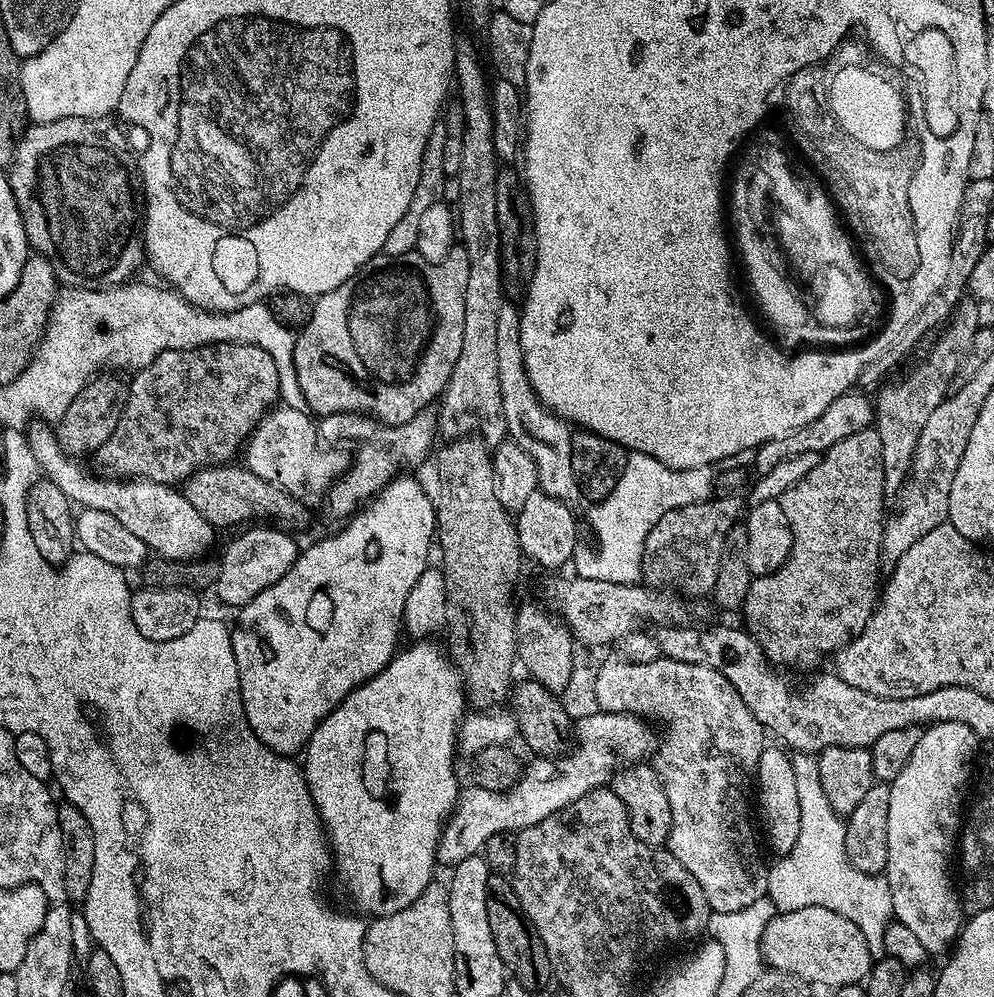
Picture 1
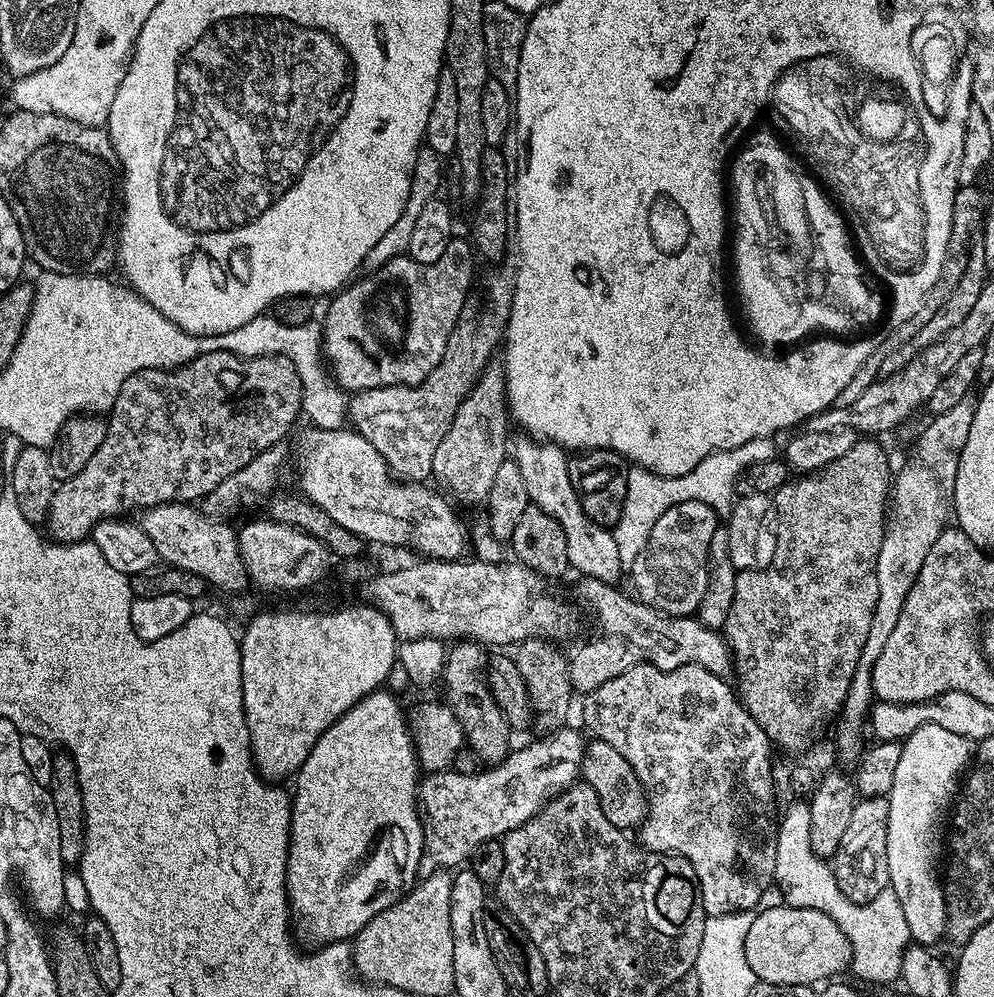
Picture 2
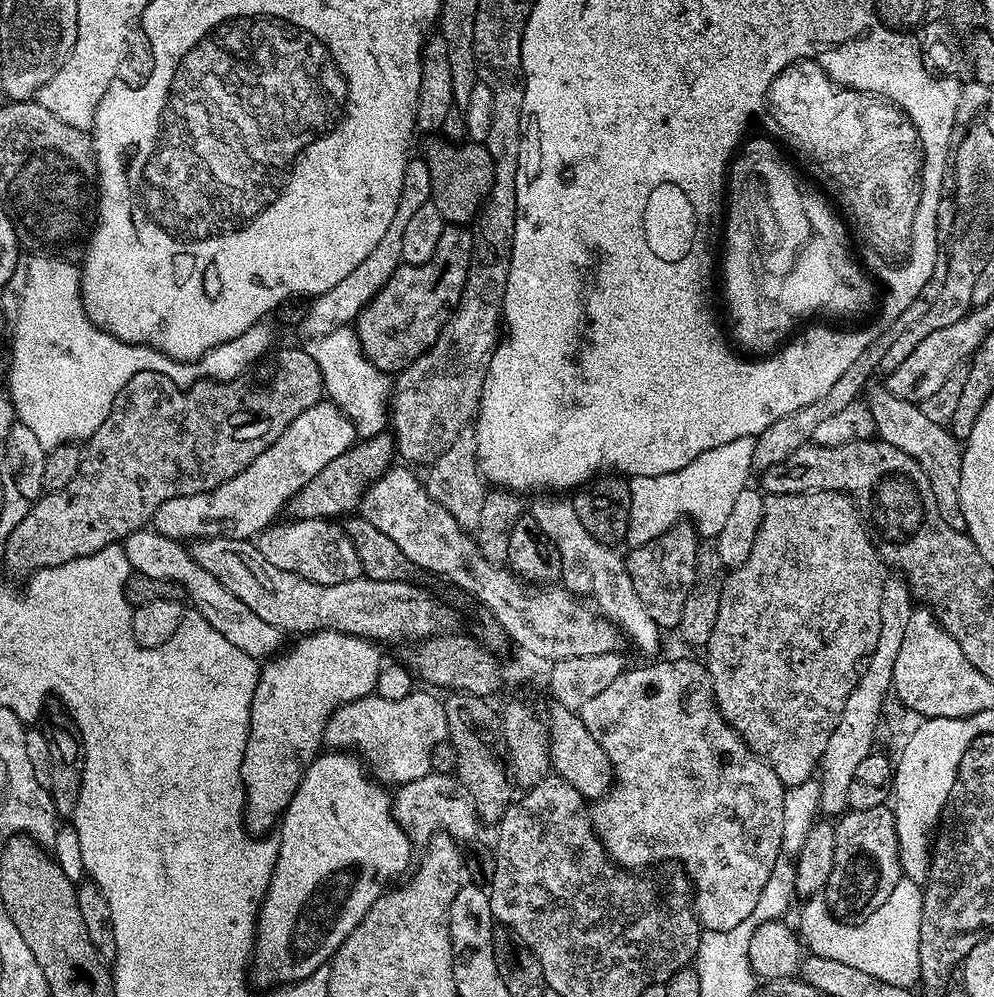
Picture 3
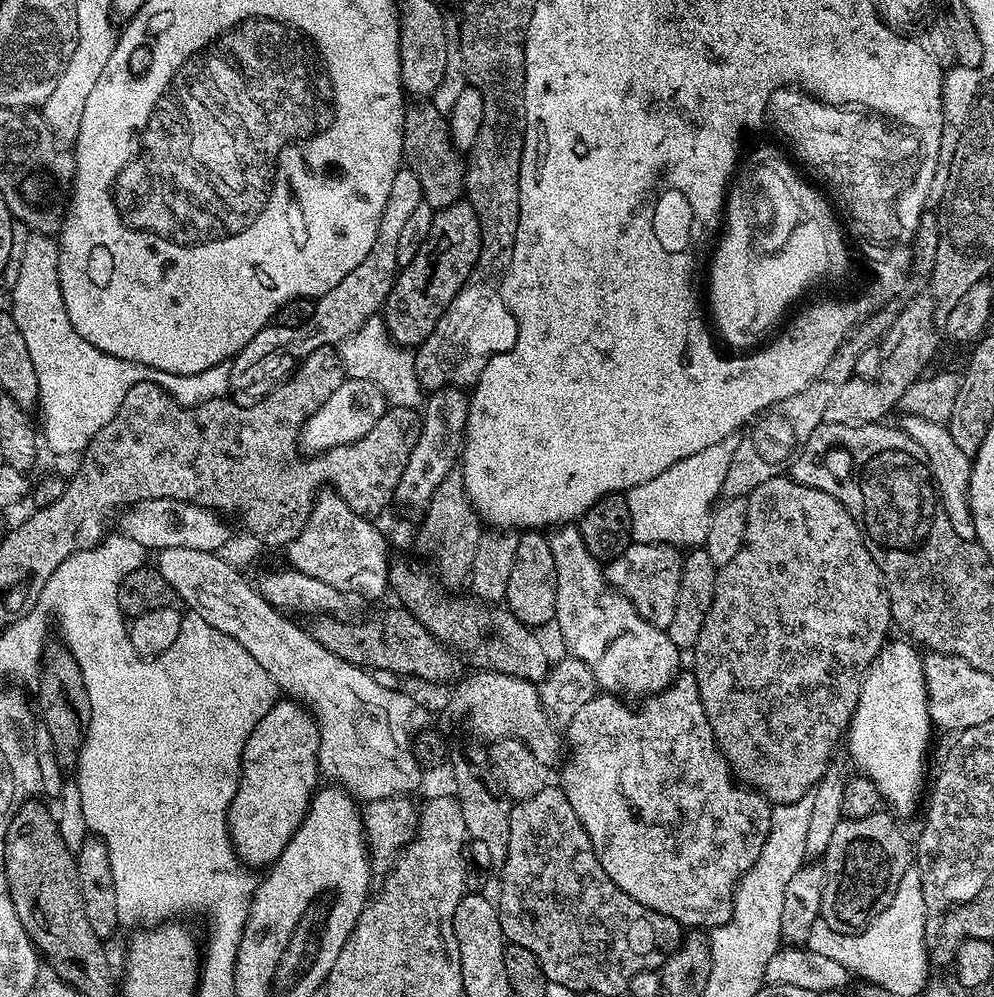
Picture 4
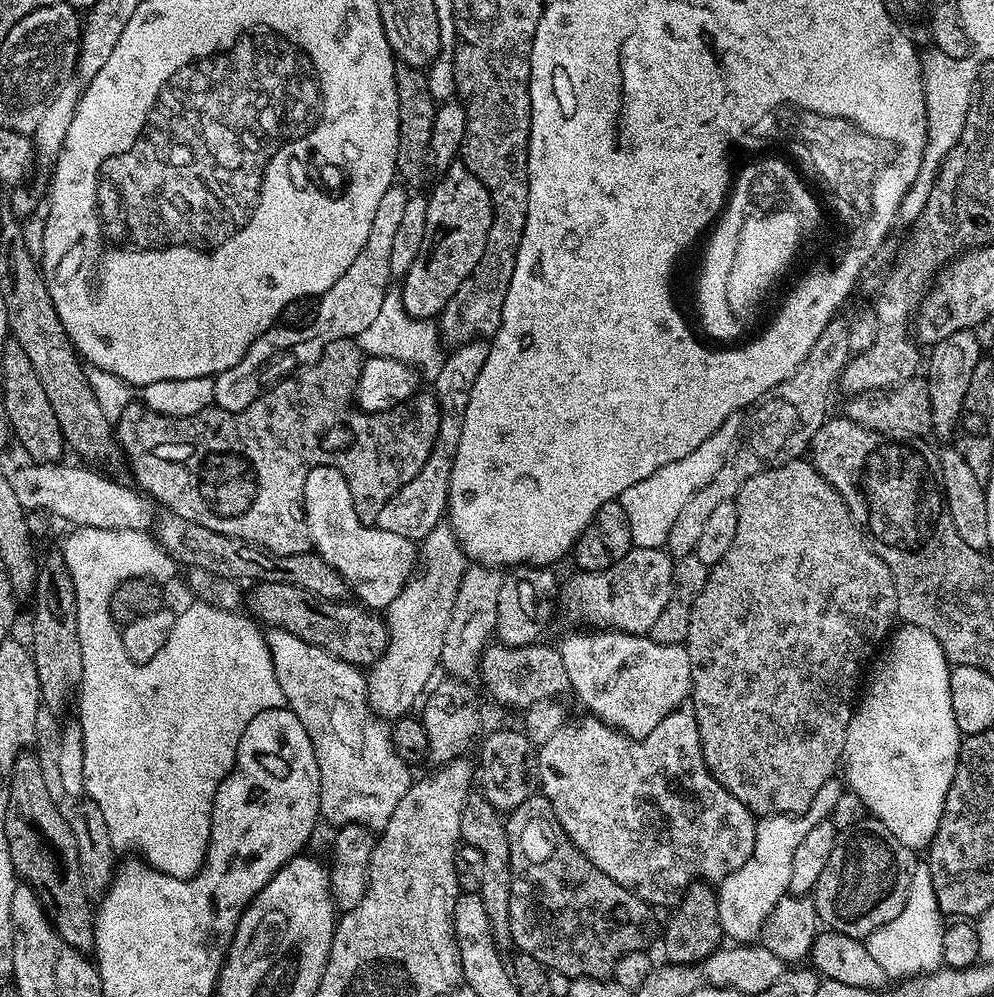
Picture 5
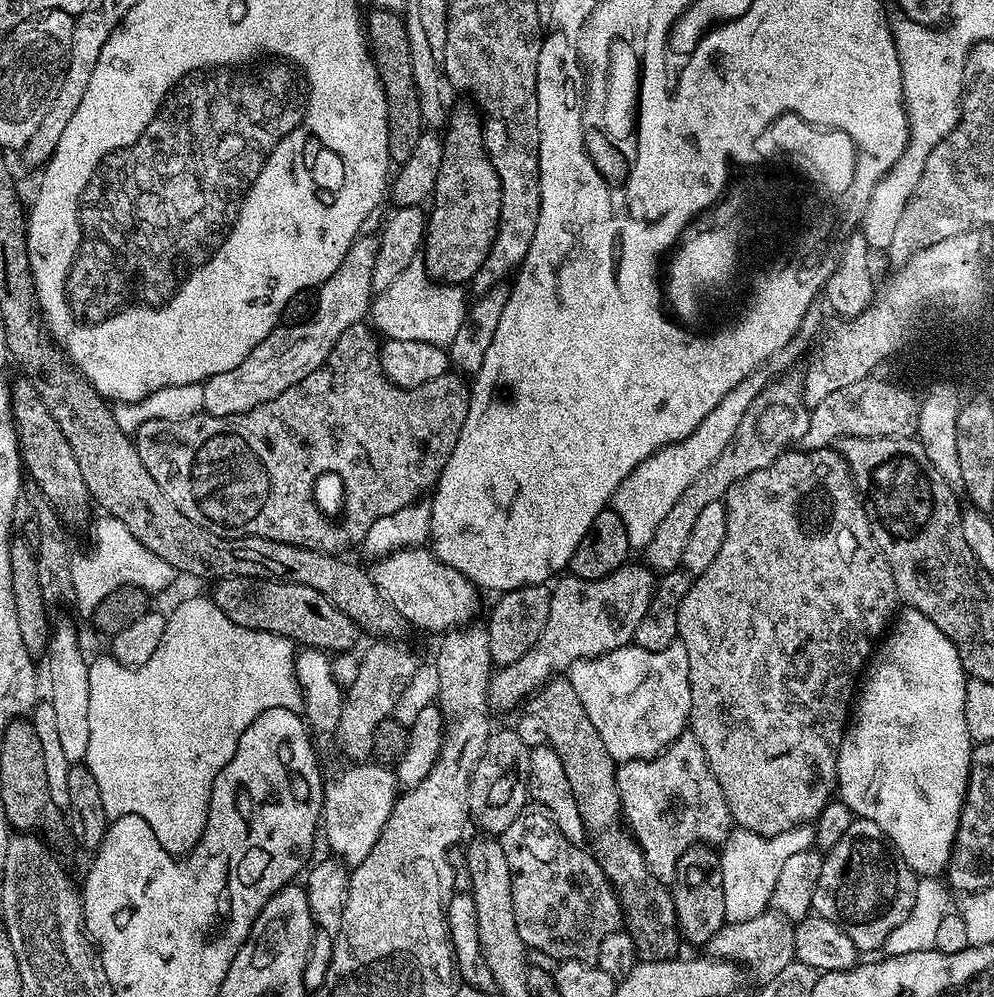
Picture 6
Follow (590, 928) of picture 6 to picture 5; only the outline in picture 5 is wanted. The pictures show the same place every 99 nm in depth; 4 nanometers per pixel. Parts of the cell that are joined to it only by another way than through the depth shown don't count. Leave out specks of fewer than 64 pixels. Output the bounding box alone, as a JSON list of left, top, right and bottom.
[506,794,653,980]

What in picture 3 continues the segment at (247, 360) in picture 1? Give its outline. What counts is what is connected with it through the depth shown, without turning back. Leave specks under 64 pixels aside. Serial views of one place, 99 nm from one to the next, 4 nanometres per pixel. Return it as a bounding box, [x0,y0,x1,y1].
[2,346,325,578]

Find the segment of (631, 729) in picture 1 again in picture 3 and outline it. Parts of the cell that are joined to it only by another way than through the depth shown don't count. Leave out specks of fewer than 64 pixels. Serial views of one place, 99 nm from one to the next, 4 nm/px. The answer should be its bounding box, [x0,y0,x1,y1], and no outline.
[392,773,480,842]

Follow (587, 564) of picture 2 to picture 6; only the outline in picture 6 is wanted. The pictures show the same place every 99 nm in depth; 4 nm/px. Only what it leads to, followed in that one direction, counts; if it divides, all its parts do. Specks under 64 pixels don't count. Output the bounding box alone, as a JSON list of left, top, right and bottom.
[570,642,692,761]

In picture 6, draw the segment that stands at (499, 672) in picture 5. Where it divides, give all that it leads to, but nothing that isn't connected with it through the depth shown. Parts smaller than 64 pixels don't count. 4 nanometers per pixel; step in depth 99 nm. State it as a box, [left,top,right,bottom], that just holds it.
[526,679,682,961]

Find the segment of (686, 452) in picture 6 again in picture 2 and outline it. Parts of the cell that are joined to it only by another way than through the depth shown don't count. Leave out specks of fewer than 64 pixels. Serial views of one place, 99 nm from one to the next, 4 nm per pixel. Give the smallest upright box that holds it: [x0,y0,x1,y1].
[611,436,777,566]

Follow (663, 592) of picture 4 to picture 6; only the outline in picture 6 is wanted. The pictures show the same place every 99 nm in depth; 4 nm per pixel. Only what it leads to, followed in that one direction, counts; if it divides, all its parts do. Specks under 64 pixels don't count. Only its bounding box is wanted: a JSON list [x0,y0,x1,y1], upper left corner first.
[488,562,658,709]

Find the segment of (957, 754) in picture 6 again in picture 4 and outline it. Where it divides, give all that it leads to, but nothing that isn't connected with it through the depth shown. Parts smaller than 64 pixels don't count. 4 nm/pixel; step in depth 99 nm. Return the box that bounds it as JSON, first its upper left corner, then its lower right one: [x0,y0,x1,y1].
[846,638,934,818]

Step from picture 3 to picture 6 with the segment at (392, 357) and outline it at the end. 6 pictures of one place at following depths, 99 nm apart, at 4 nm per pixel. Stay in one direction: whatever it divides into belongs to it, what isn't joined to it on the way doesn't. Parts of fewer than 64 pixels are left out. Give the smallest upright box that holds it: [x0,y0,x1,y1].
[422,106,502,286]

